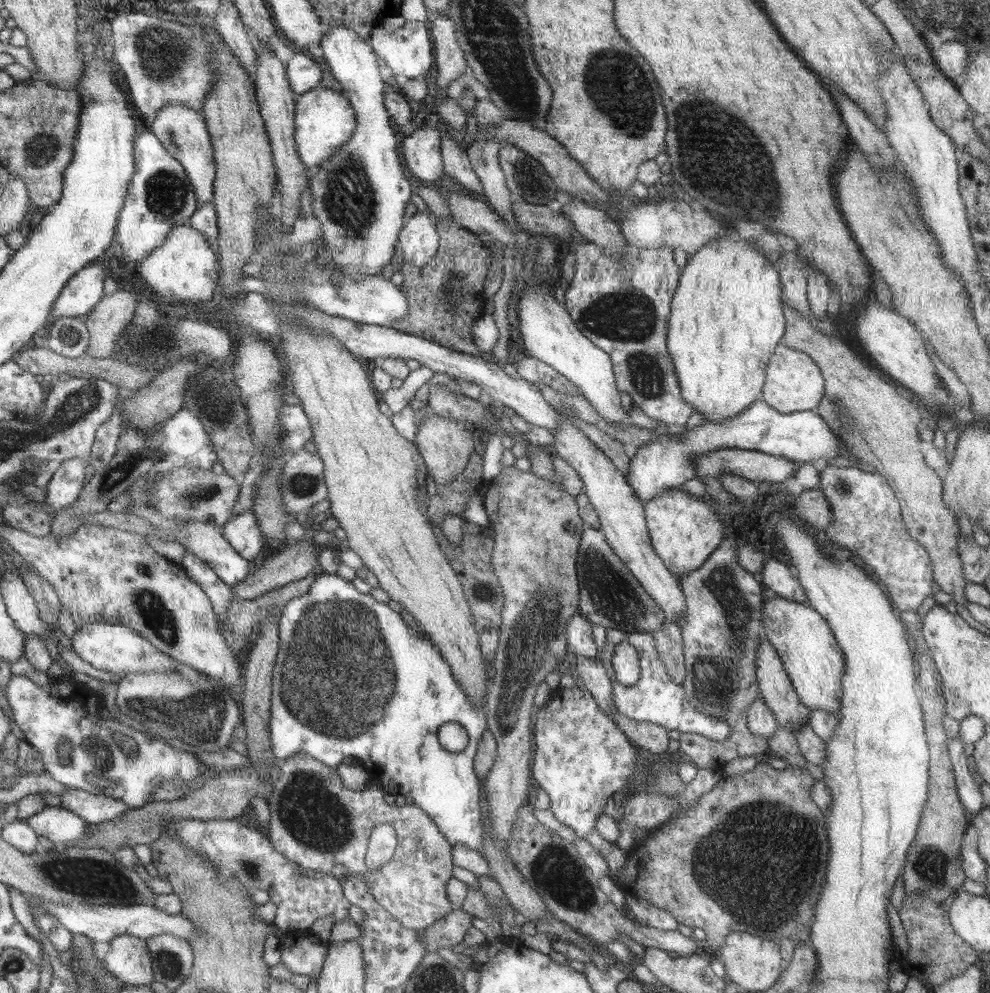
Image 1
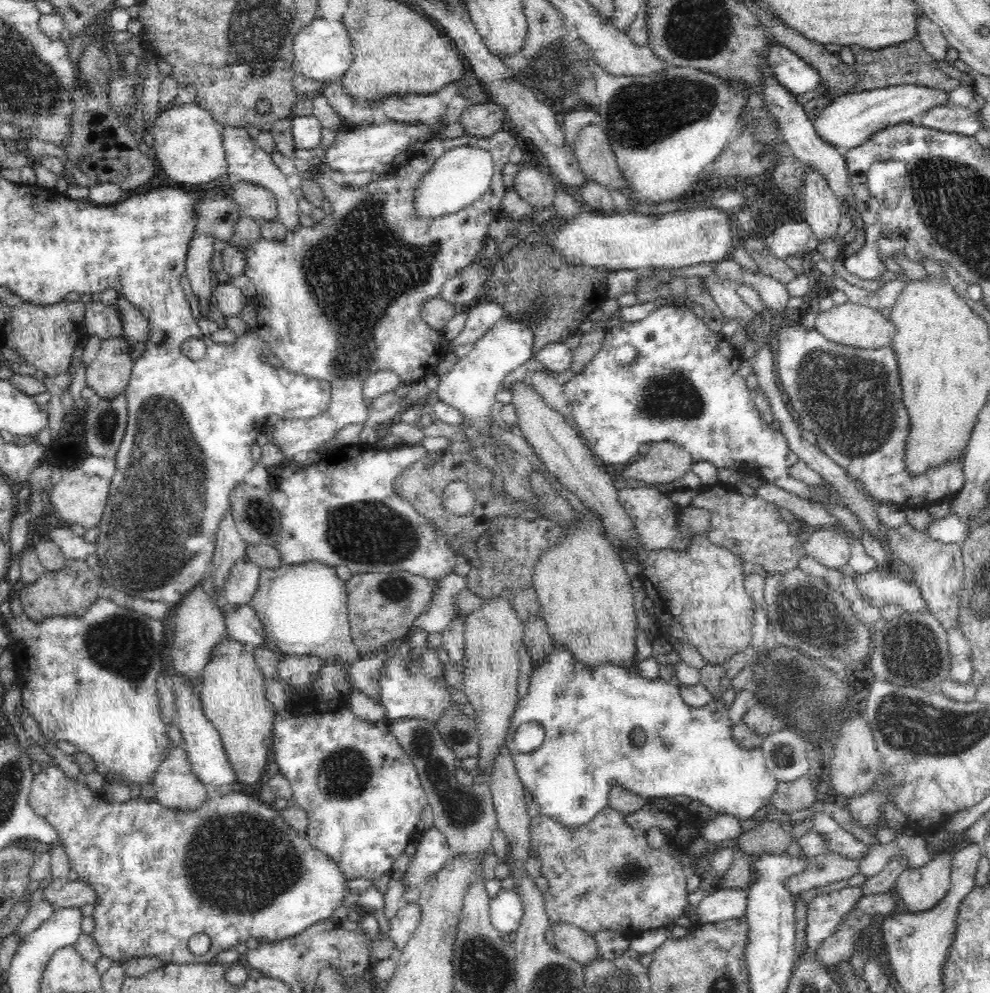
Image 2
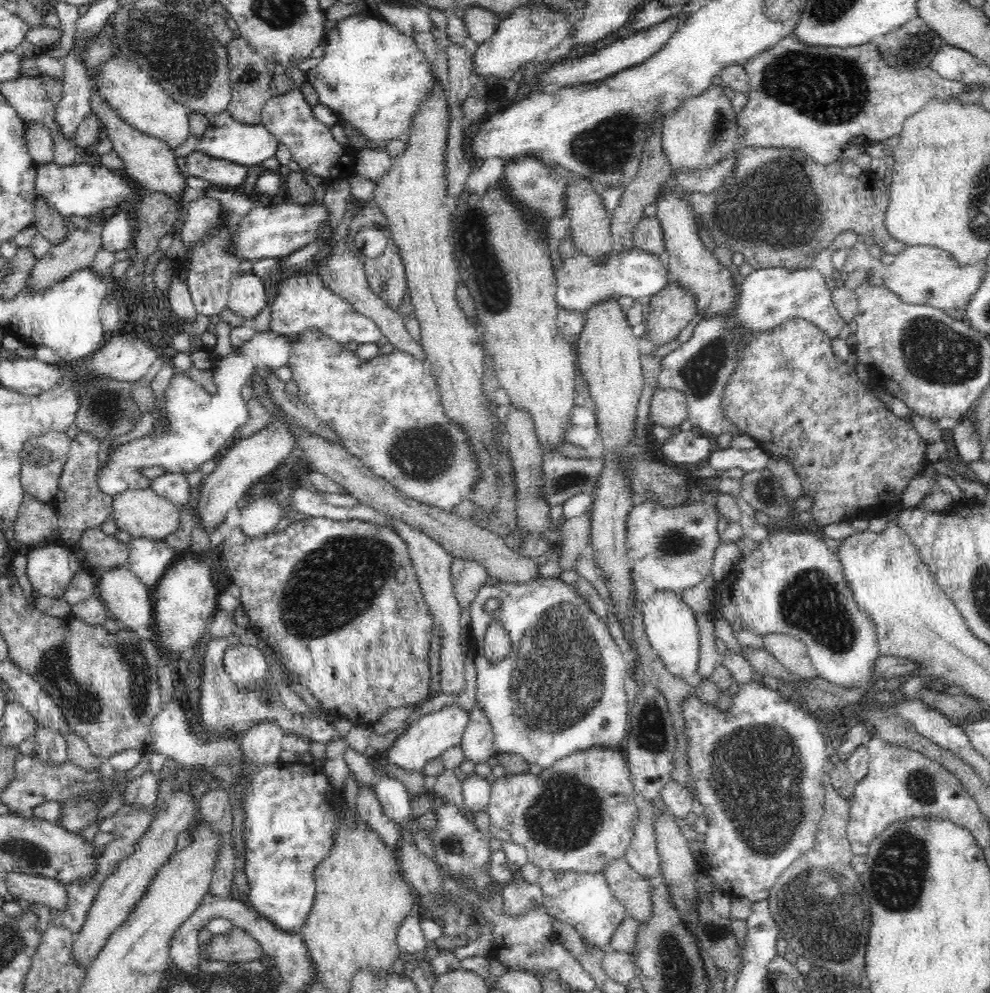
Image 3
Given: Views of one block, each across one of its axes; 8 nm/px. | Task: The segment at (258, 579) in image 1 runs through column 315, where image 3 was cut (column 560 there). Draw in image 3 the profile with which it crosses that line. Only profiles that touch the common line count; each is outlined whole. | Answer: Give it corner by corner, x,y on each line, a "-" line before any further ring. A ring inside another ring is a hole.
591,511
577,518
565,520
560,526
559,534
562,543
559,545
560,568
563,571
573,570
580,555
586,553
591,541

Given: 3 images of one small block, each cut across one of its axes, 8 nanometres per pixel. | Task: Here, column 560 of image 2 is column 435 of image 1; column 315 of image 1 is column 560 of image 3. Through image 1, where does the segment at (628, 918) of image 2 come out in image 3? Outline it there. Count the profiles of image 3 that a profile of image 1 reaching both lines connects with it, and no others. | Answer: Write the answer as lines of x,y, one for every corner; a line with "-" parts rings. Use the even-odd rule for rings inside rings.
592,745
587,749
578,749
576,752
568,753
560,757
551,768
542,770
540,775
521,773
516,775
507,775
506,778
494,780
489,788
489,805
487,813
489,814
489,832
494,838
503,842
513,842
524,847
527,851
527,862
538,865
540,870
552,869
553,871
577,872
577,873
602,873
604,865
610,859
624,858
630,841
633,837
633,822
636,816
637,803
635,802
635,790
633,782
630,779
630,770
626,766
626,758
622,756
622,750
618,748
604,748

